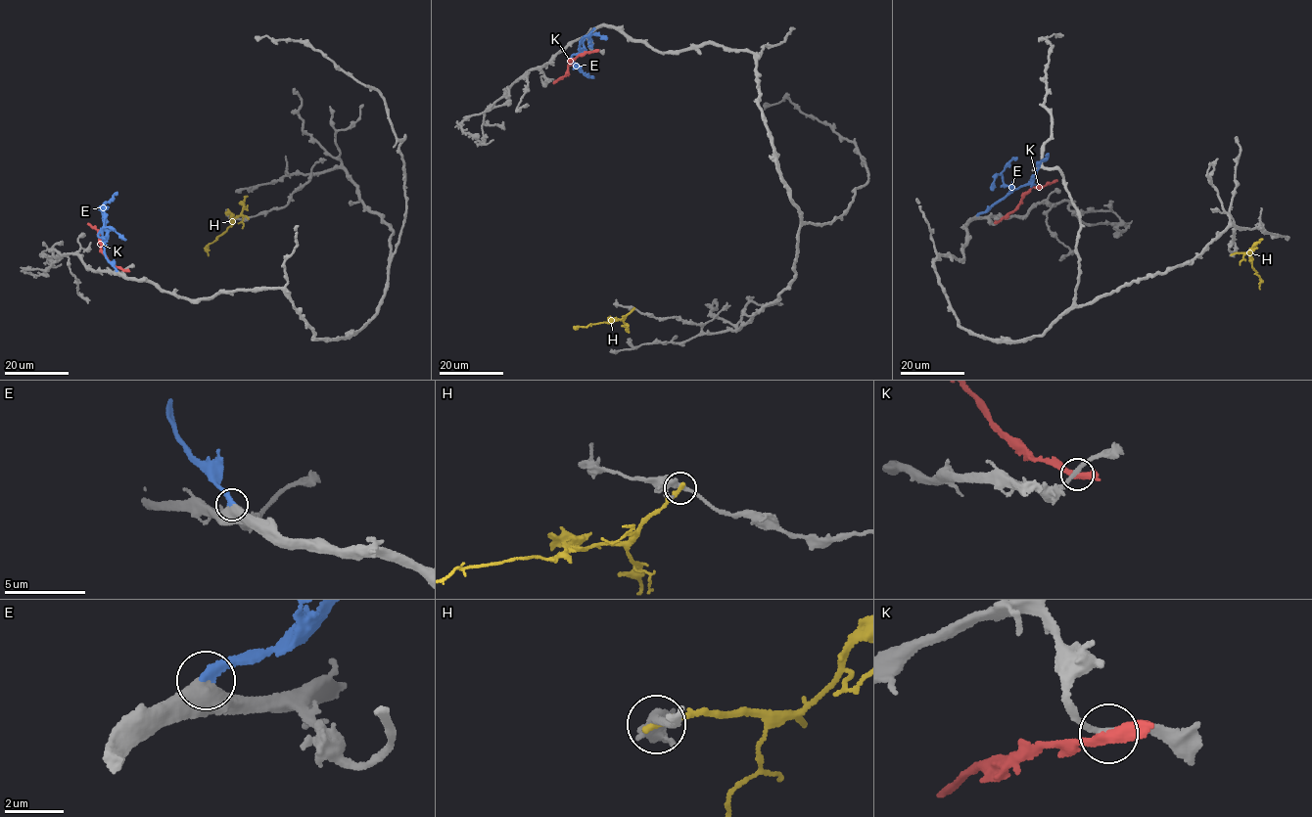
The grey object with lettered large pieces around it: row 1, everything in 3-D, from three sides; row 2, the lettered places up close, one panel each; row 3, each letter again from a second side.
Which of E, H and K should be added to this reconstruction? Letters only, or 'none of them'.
E

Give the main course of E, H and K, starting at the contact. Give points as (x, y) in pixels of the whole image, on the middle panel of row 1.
E: (593, 28), (582, 39), (580, 50), (572, 55), (572, 60), (578, 66), (576, 68), (593, 78)
H: (633, 308), (624, 318), (575, 329)
K: (594, 51), (585, 51), (570, 60), (567, 72), (553, 83)

